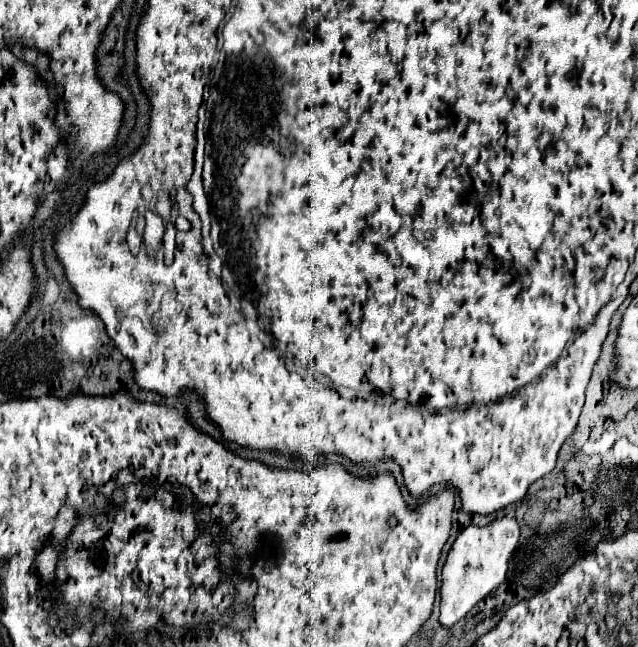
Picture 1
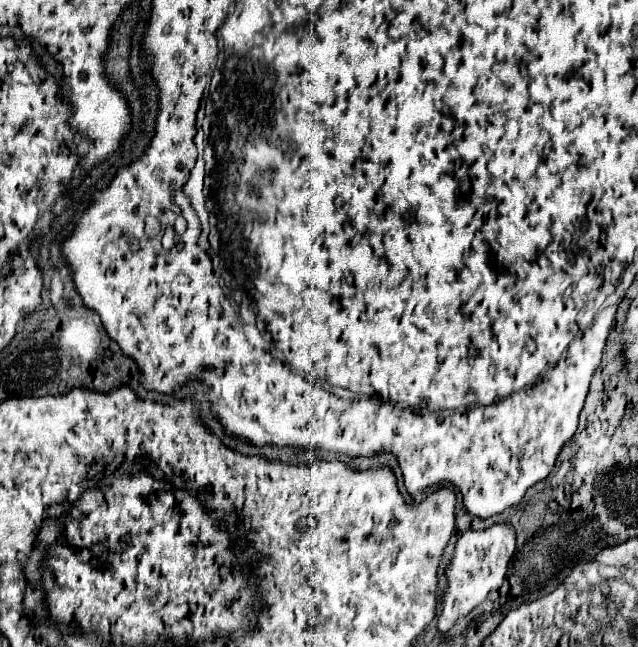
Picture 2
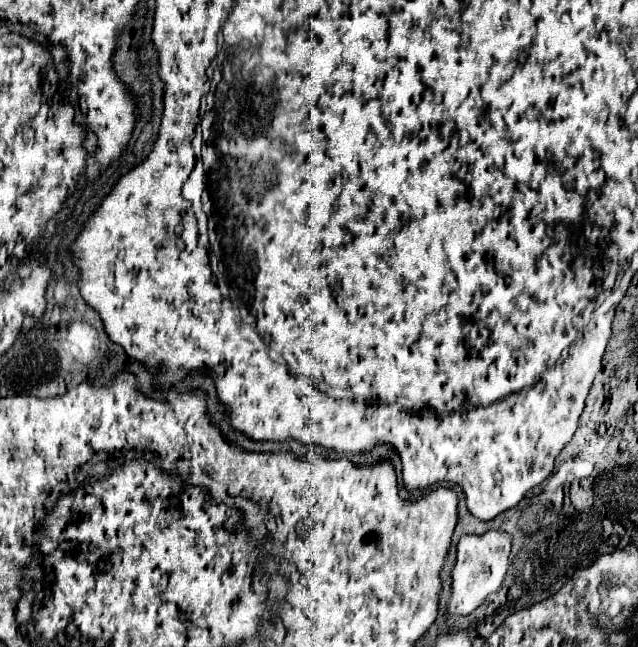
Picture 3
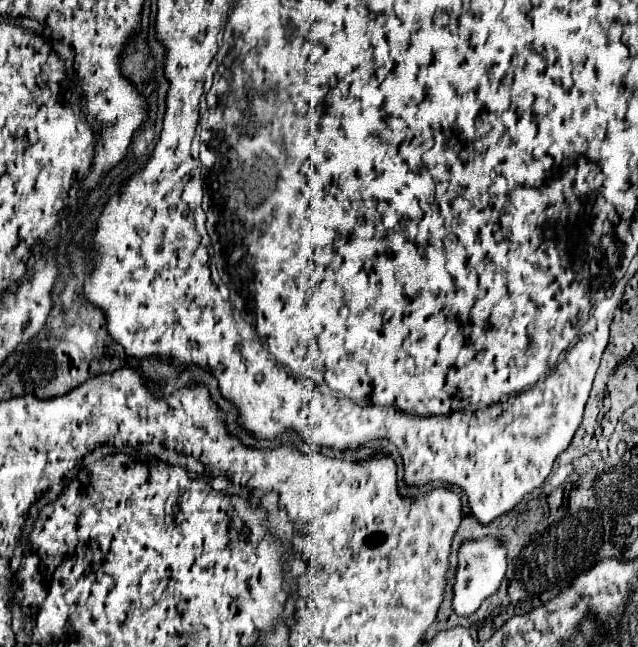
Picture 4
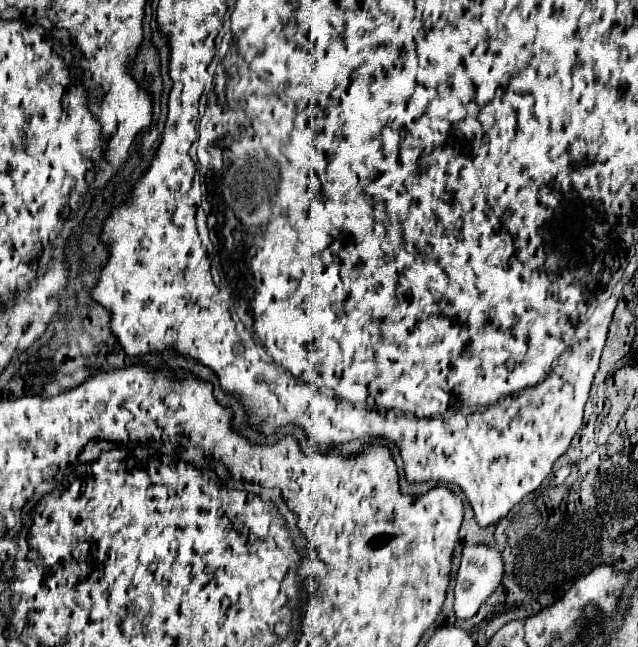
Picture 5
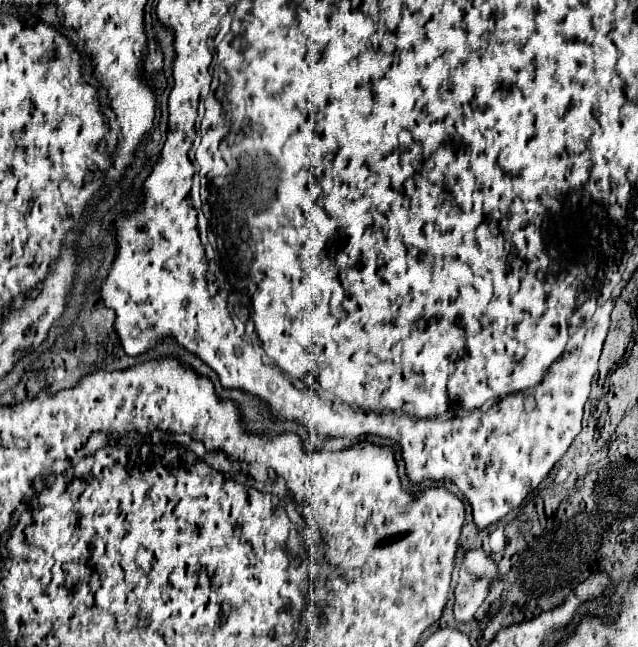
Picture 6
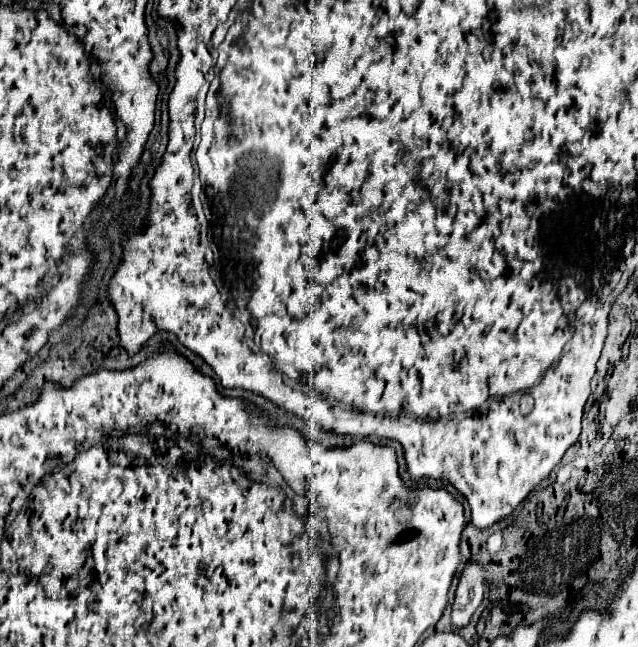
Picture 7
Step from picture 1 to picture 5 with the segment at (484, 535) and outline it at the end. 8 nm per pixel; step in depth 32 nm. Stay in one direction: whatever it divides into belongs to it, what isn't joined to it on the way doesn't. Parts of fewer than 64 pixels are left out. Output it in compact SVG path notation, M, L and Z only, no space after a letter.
M484 544L466 546L456 578L454 612L458 620L472 618L482 602L496 590L502 580L500 552Z

